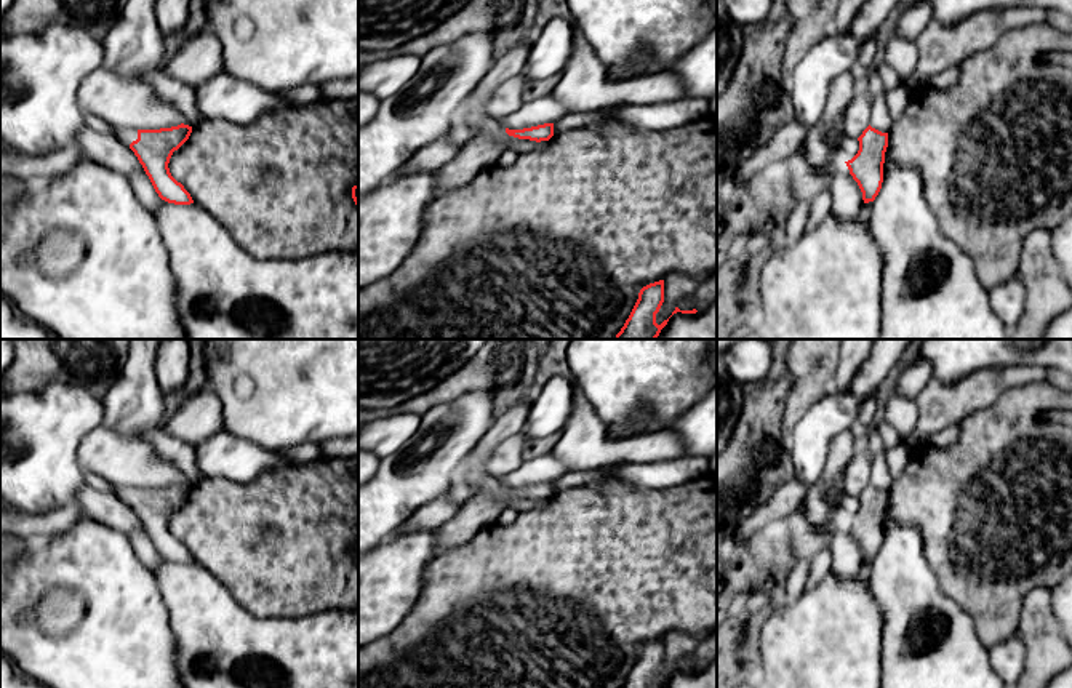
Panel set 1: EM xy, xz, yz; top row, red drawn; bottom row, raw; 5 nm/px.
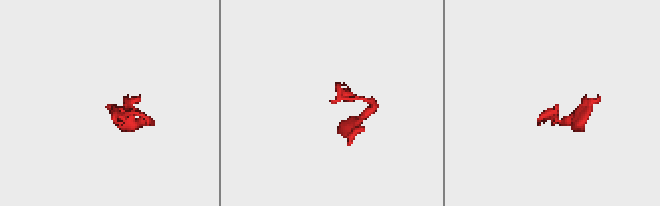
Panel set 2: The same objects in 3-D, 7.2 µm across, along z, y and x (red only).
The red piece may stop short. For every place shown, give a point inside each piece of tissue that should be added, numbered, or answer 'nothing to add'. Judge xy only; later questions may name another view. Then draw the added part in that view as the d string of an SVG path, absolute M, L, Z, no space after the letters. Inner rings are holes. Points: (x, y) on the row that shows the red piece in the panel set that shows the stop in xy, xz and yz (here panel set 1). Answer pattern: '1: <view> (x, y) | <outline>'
1: xy (125, 135) | M114 128L114 134L128 147L138 139L138 130L133 128Z

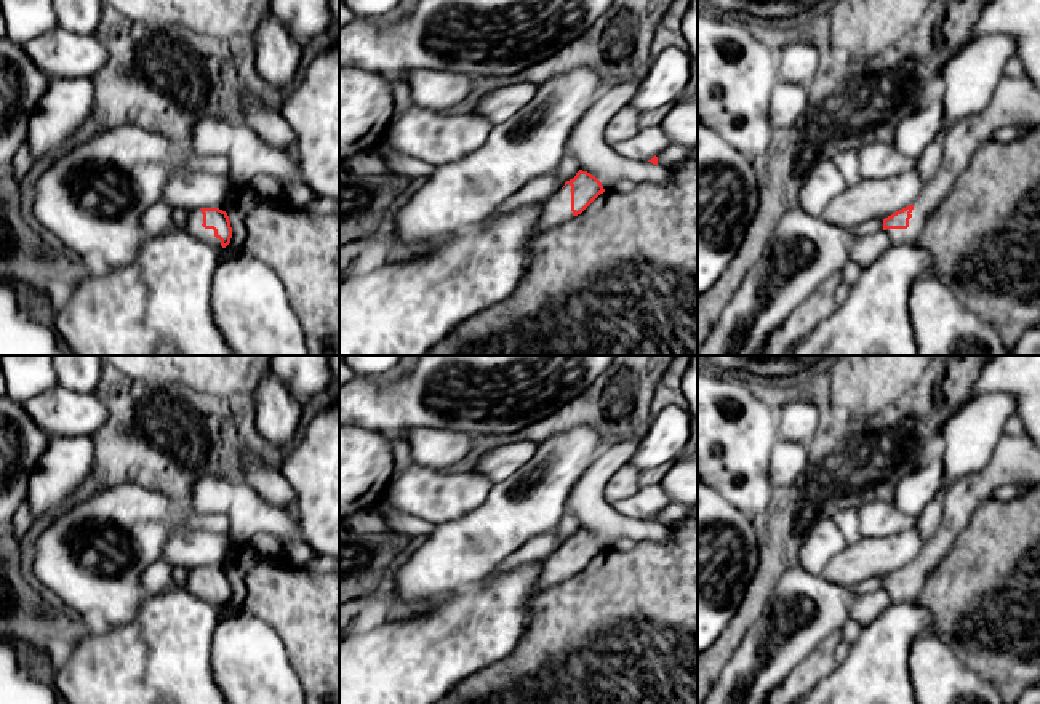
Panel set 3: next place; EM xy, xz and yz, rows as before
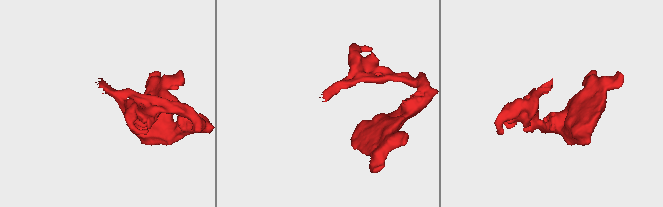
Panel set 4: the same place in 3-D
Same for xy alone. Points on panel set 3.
1: xy (194, 226) | M194 210L189 213L186 230L195 238L198 238L200 242L219 248L221 240L214 237L214 230L205 229L202 224L203 224L202 210Z

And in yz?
1: yz (1016, 101) | M1003 75L990 104L954 123L946 133L938 173L923 186L914 202L907 229L886 229L891 245L915 243L926 218L950 194L957 179L968 168L976 147L992 139L1003 126L1030 131L1040 125L1040 90L1027 77Z

